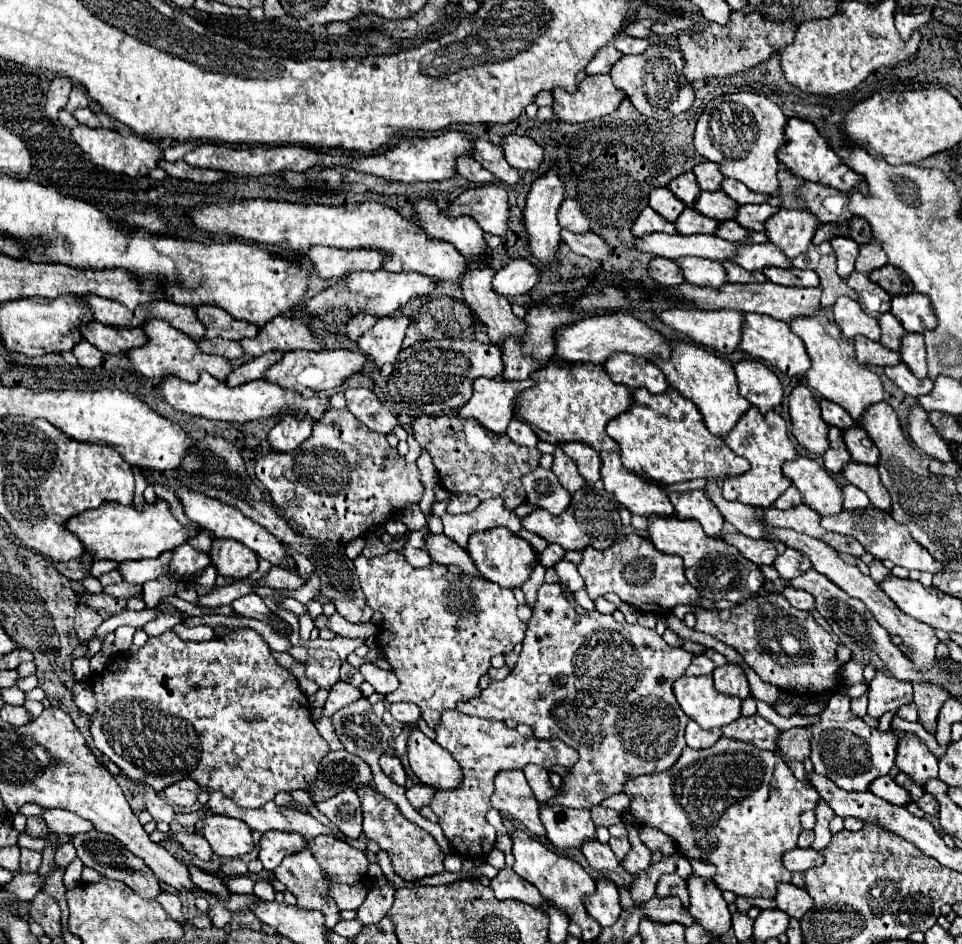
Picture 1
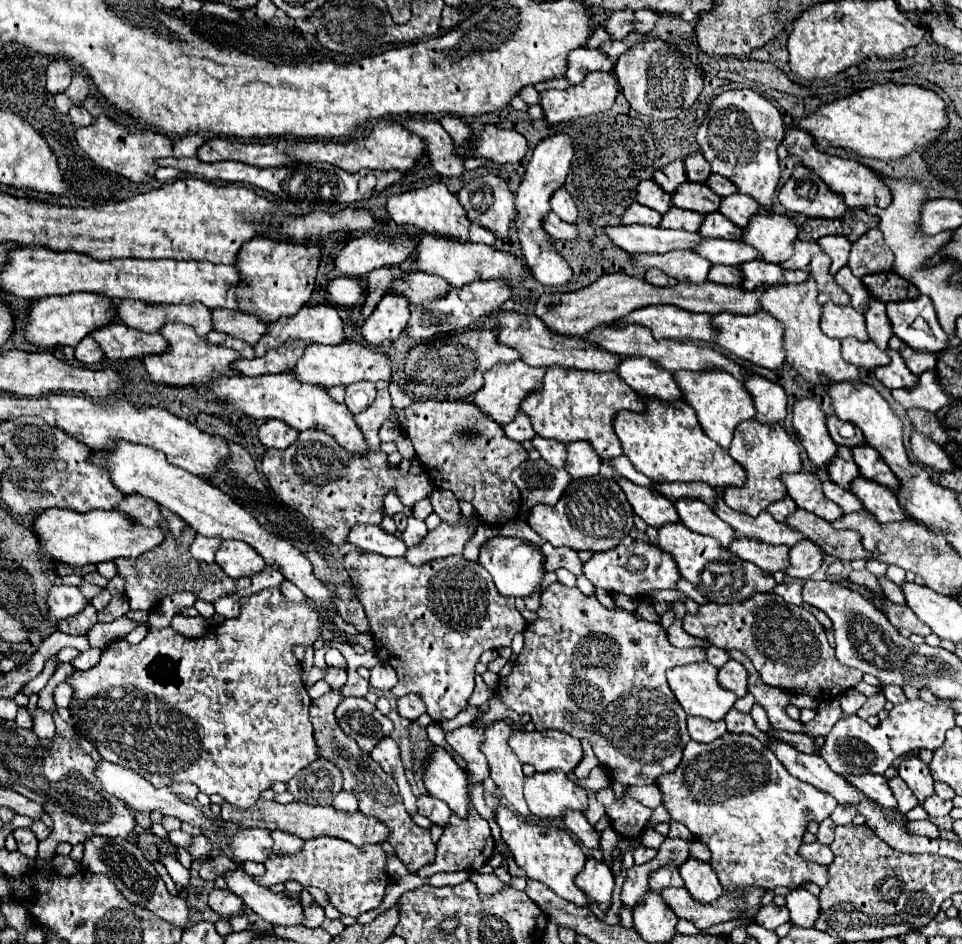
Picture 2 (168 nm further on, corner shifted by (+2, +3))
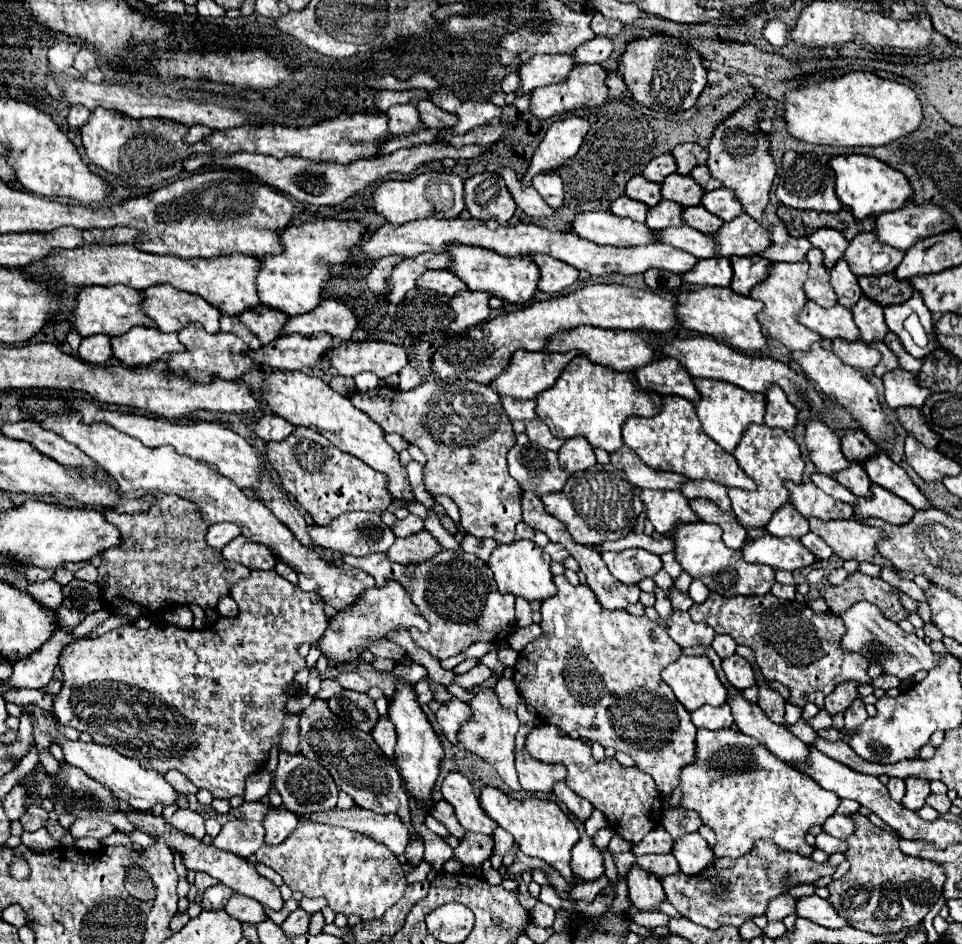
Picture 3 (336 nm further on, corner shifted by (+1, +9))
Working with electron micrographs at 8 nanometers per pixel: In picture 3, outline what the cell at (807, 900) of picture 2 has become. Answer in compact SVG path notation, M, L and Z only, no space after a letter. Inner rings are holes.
M803 896L797 900L797 916L807 918L823 928L845 928L849 926L849 922L837 914L837 910L833 908L833 904L829 904L829 900L823 900L819 896Z

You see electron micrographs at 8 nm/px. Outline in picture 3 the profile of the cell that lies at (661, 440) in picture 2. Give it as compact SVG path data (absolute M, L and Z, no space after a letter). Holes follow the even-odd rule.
M665 396L663 410L653 418L629 418L623 424L623 440L649 468L675 472L691 480L713 480L727 488L757 488L757 484L739 468L733 454L725 452L703 432L695 406L681 396Z

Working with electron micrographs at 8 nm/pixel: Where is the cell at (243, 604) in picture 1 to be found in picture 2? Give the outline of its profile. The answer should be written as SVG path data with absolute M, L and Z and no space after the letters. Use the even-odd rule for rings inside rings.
M234 596L218 598L218 600L214 602L214 606L216 606L216 612L222 614L224 618L236 618L236 616L240 614L240 602L238 602L238 598L234 598Z

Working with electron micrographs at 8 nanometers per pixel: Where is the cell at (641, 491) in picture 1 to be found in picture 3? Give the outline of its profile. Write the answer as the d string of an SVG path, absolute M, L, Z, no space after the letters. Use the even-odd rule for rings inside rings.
M643 490L641 500L647 508L649 522L663 536L675 532L679 522L699 522L699 516L691 510L689 500L679 490Z

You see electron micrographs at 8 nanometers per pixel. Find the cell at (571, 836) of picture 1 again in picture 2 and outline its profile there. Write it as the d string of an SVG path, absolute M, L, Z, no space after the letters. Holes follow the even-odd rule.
M562 770L534 774L524 780L524 798L538 818L562 818L566 810L582 812L588 806L588 794L566 778Z

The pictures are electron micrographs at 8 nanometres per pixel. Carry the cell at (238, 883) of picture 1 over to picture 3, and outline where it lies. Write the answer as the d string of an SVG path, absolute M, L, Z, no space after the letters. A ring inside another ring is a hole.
M299 822L295 832L289 834L289 838L285 838L281 844L277 844L277 846L263 844L255 852L255 860L273 868L277 874L281 874L285 884L293 892L299 890L307 898L325 898L327 906L335 914L345 914L345 916L357 914L361 920L381 918L385 914L385 910L389 910L393 904L397 904L397 900L401 900L401 896L407 888L405 872L403 872L397 856L393 852L389 852L389 848L385 848L381 842L375 842L373 838L369 838L365 834L357 834L353 830L339 828L339 826L313 824L313 822L301 824Z

